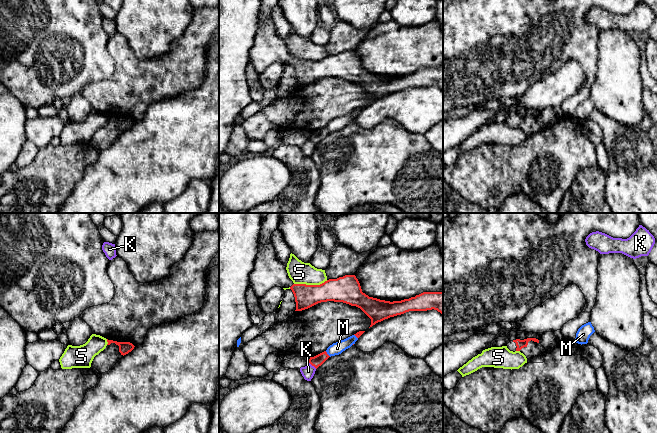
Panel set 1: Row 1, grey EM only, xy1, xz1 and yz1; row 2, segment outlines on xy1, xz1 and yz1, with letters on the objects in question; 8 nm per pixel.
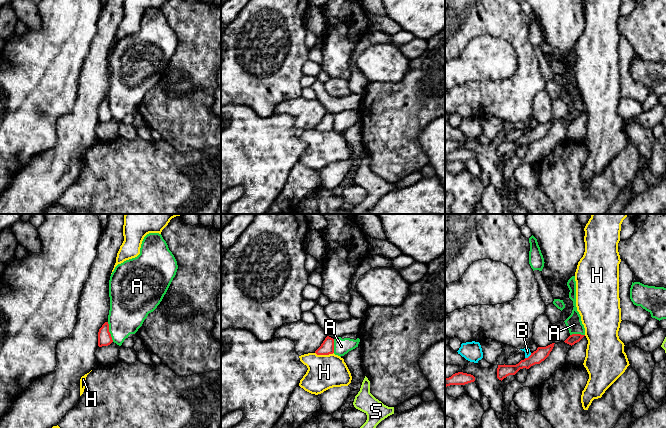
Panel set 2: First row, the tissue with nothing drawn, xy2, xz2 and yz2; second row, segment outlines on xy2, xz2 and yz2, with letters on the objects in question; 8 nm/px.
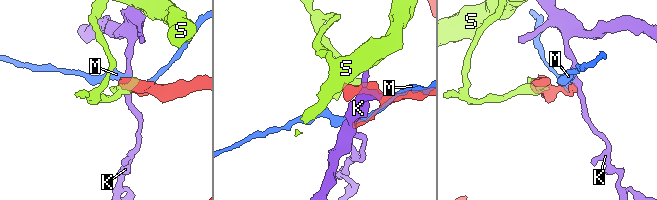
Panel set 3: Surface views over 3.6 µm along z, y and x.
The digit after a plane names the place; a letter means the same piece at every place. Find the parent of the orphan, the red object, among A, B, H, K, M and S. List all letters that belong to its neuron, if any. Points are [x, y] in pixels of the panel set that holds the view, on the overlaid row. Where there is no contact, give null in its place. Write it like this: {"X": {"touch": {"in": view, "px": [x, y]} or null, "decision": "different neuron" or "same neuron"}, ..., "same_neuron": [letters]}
{"A": {"touch": {"in": "xy2", "px": [109, 332]}, "decision": "different neuron"}, "B": {"touch": {"in": "yz2", "px": [529, 356]}, "decision": "different neuron"}, "H": {"touch": {"in": "xz2", "px": [324, 354]}, "decision": "different neuron"}, "K": {"touch": {"in": "xz1", "px": [313, 365]}, "decision": "different neuron"}, "M": {"touch": {"in": "xz1", "px": [327, 354]}, "decision": "different neuron"}, "S": {"touch": {"in": "xz1", "px": [310, 285]}, "decision": "different neuron"}, "same_neuron": []}

